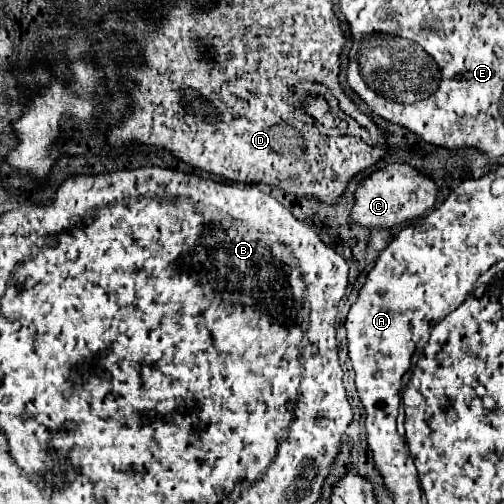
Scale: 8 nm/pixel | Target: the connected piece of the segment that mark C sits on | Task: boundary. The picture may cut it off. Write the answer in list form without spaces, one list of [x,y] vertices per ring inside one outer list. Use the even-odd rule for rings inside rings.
[[[390,164],[384,170],[376,170],[358,186],[356,204],[352,208],[352,222],[366,228],[392,228],[400,222],[418,218],[426,210],[434,208],[436,192],[438,188],[434,180],[422,176],[418,170],[406,164]]]

